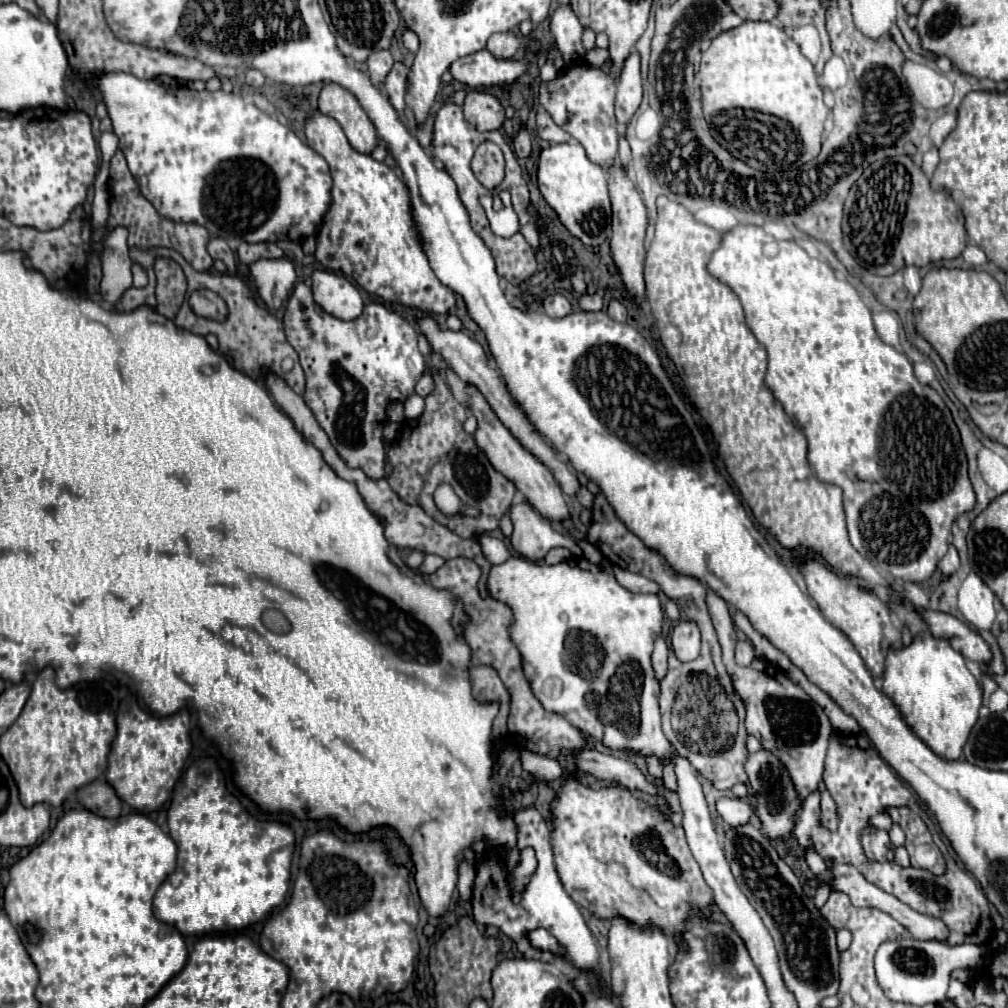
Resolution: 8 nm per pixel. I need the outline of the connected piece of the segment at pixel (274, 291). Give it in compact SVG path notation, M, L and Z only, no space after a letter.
M258 260L250 266L250 278L258 290L258 296L270 310L278 310L290 296L296 282L296 272L290 260Z

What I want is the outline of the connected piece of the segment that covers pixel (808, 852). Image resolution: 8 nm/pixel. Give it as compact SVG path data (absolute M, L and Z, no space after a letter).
M804 848L804 860L808 864L808 868L816 874L816 876L826 876L826 866L824 866L824 860L822 856L812 848Z

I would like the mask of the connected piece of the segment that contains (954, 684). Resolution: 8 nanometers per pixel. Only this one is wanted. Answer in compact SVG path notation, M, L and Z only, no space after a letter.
M920 632L908 646L890 648L886 654L884 692L898 704L902 718L948 760L962 756L962 748L978 720L982 706L982 686L966 668L966 660L948 640L934 638L930 632Z

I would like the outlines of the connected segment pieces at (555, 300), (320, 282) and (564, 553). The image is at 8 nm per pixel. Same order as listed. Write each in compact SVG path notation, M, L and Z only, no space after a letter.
M550 294L550 296L546 296L542 300L542 306L544 306L544 312L550 318L564 318L564 316L568 316L572 312L572 304L562 294Z
M316 270L312 274L312 292L318 306L340 320L356 320L362 314L362 296L344 276Z
M563 547L553 548L550 550L544 558L544 562L548 565L558 564L564 560L567 560L572 555Z

